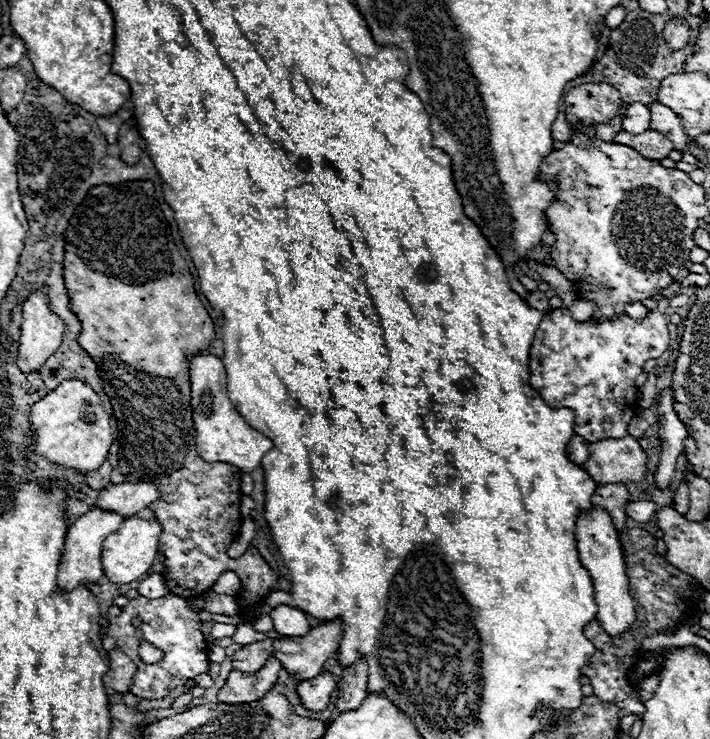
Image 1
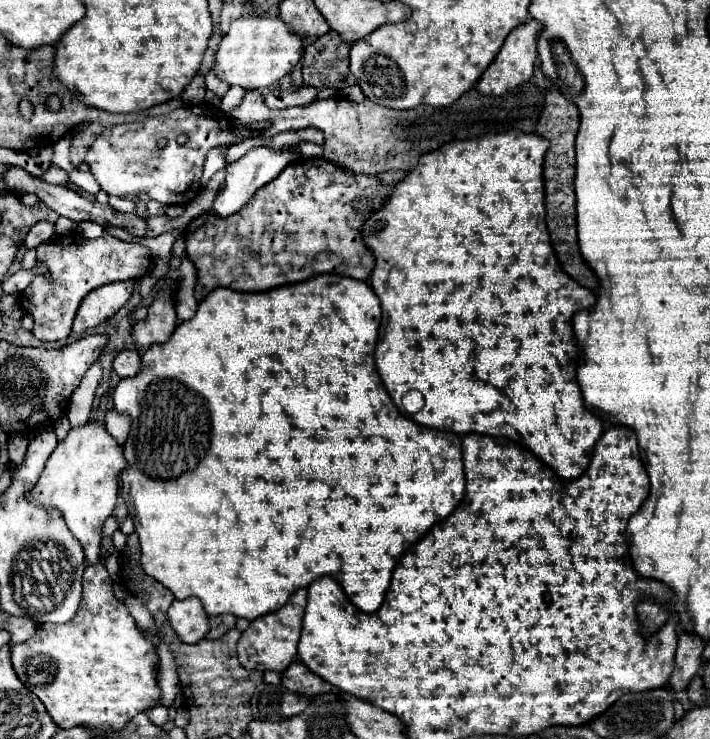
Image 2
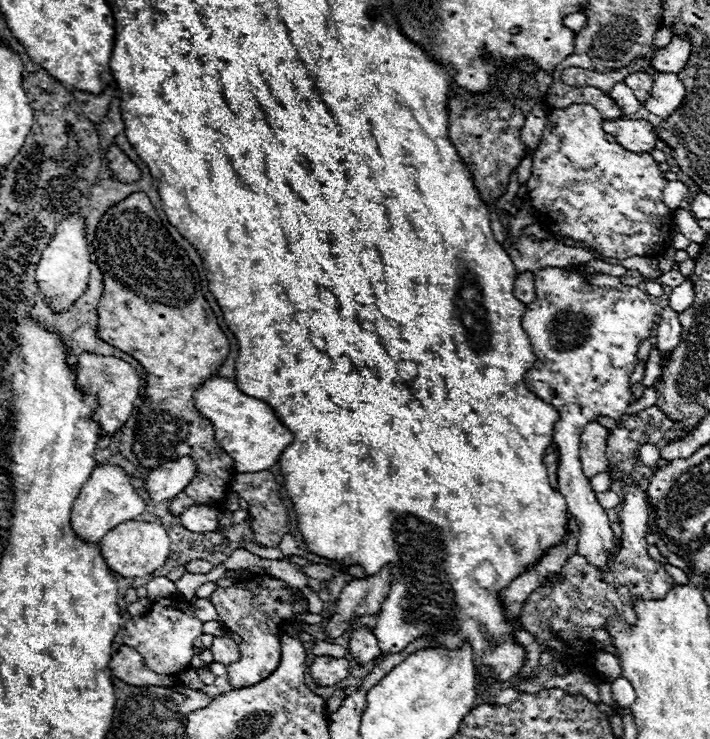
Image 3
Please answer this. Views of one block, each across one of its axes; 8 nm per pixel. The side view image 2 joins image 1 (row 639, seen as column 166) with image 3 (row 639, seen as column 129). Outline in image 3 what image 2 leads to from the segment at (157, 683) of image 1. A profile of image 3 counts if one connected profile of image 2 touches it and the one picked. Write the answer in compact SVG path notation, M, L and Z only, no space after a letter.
M161 598L152 604L152 608L142 614L134 616L124 626L124 644L136 648L148 668L158 674L176 674L190 666L194 656L194 640L202 634L202 622L194 616L194 608L186 600L174 602L169 598Z

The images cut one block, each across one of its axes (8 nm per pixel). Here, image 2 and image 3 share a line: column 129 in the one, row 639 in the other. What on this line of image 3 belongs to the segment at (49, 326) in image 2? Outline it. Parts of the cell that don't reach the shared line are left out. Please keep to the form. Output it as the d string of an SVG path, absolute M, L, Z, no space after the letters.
M262 574L252 576L246 584L234 584L232 588L216 588L212 596L208 598L218 616L220 622L226 626L228 632L236 632L244 642L240 644L240 660L236 664L228 666L228 682L234 688L252 686L264 678L268 678L280 664L280 636L276 632L282 632L284 624L288 624L296 614L306 612L308 602L304 596L300 600L294 598L296 588L288 586L286 582Z

